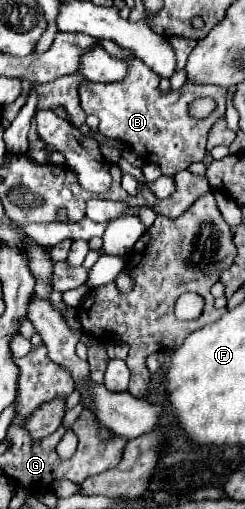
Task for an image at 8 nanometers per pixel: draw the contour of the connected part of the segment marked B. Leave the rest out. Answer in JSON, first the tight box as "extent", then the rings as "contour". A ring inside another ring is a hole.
{"extent":[79,58,227,176],"contour":[[[125,58],[125,64],[127,76],[119,82],[95,83],[83,80],[79,84],[81,108],[85,114],[95,114],[99,118],[99,134],[121,140],[143,162],[157,164],[165,176],[175,176],[177,172],[187,170],[193,162],[201,162],[205,158],[205,142],[211,126],[225,116],[227,88],[187,82],[179,92],[171,90],[169,94],[161,94],[157,74],[139,62],[139,58]],[[201,96],[215,98],[217,112],[205,120],[195,120],[187,114],[187,106]]]}

